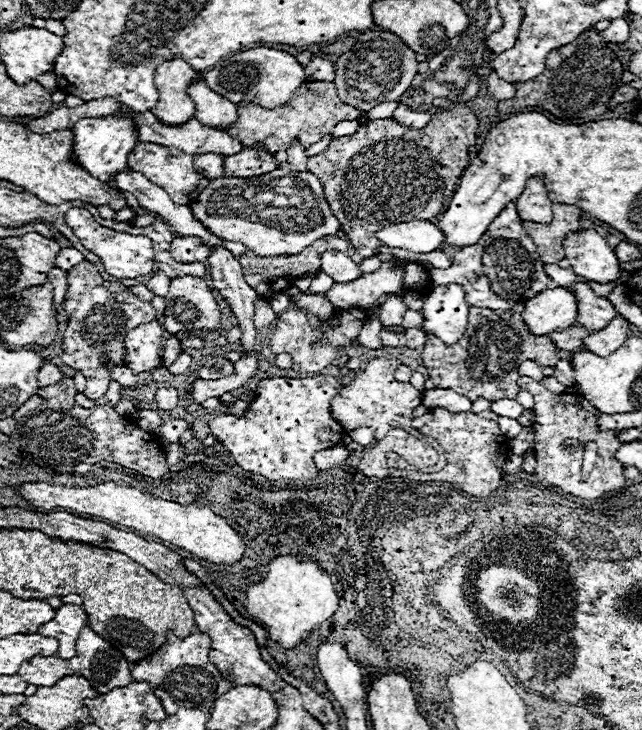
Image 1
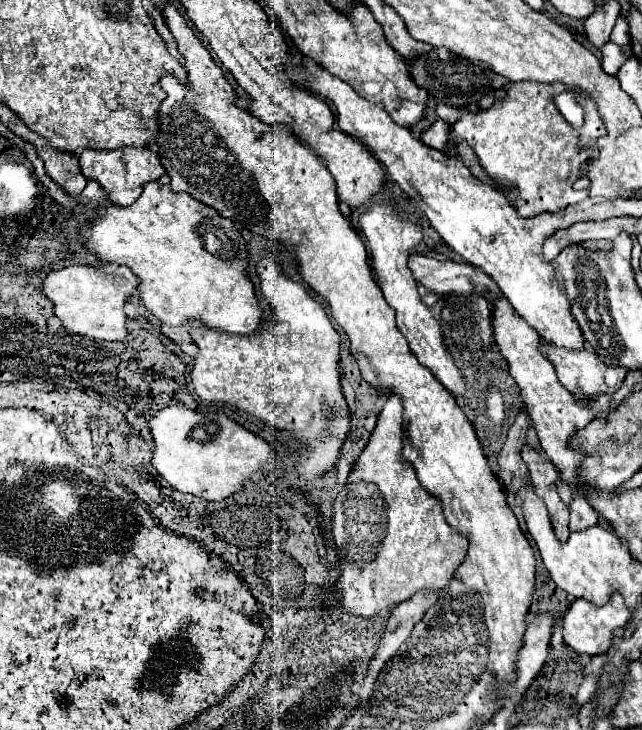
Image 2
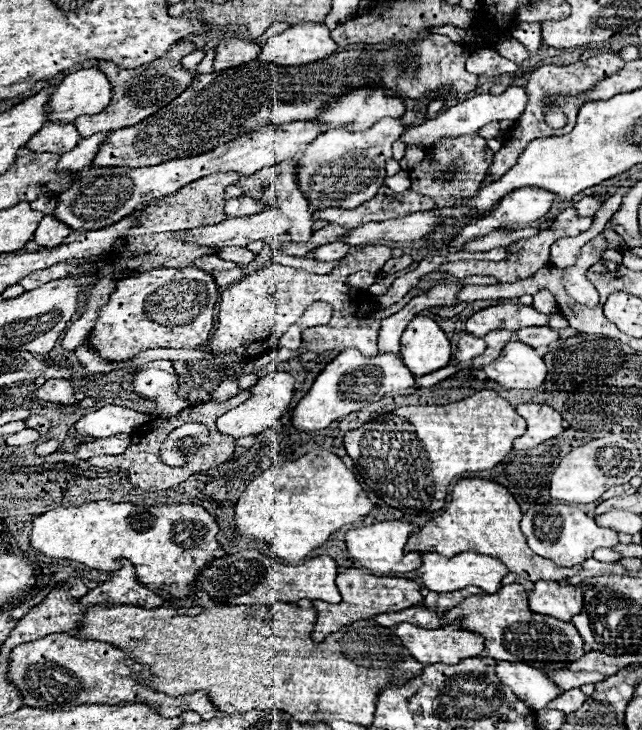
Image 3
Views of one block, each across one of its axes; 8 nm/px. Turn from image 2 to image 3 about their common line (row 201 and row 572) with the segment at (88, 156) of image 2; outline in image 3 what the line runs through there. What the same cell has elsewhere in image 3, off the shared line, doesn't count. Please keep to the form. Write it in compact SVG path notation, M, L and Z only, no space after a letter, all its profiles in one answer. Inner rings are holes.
M120 558L120 564L120 570L110 572L110 578L106 582L98 584L80 600L86 608L94 604L136 604L142 608L158 608L164 604L164 598L150 592L136 578L134 566L130 562L124 562Z

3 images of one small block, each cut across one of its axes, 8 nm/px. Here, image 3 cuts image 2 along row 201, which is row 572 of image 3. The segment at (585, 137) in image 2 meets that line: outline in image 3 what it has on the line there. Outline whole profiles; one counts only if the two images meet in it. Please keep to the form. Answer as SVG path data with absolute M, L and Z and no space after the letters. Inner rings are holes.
M464 478L454 486L452 500L444 514L430 520L420 532L412 534L404 546L404 552L436 552L444 558L454 558L460 552L474 550L478 554L500 558L510 572L516 572L530 582L536 582L540 578L560 582L581 573L581 567L560 568L554 562L534 554L520 530L520 518L522 510L504 486L488 480Z

